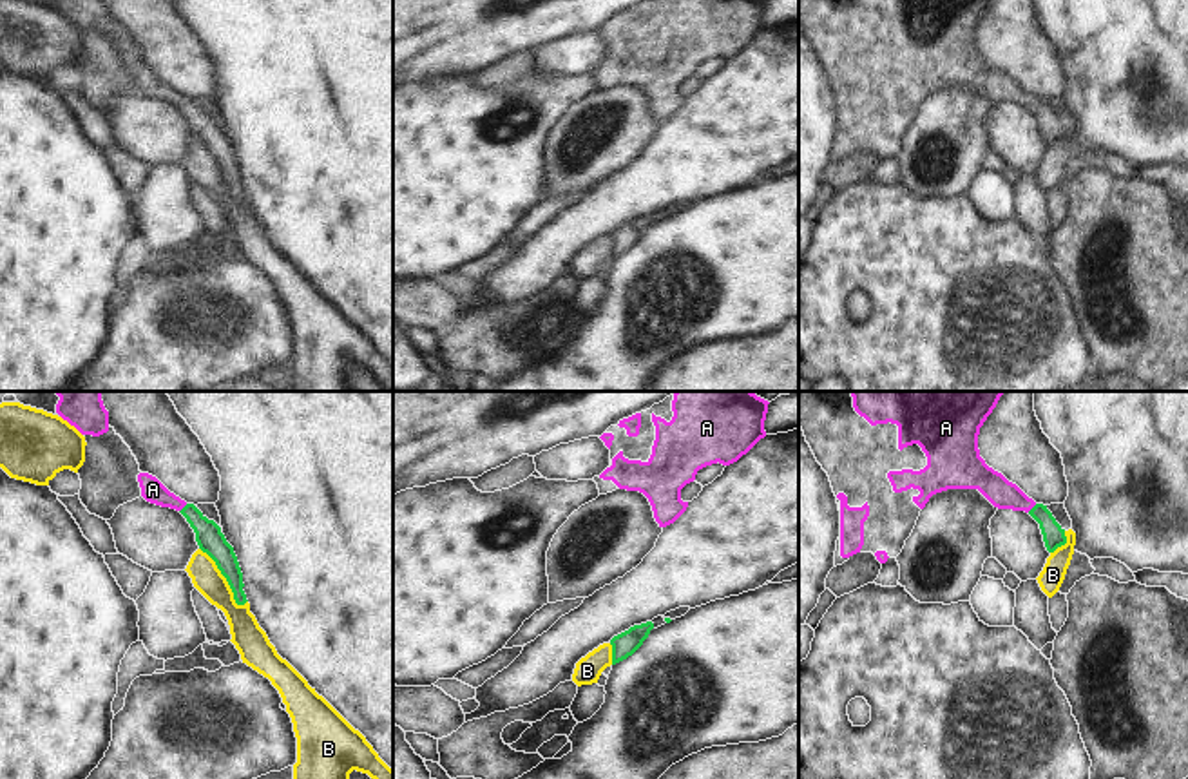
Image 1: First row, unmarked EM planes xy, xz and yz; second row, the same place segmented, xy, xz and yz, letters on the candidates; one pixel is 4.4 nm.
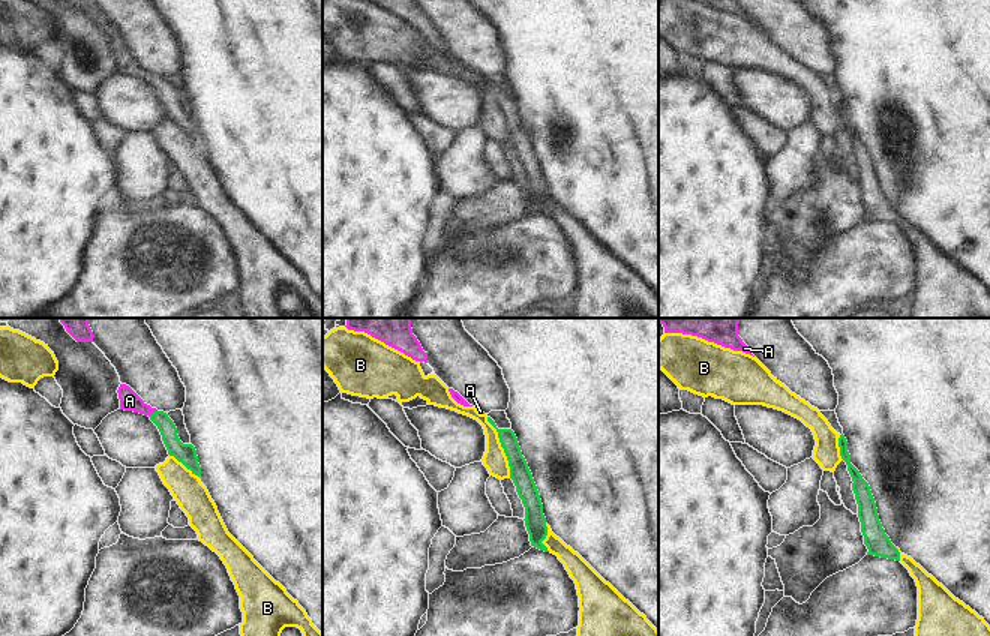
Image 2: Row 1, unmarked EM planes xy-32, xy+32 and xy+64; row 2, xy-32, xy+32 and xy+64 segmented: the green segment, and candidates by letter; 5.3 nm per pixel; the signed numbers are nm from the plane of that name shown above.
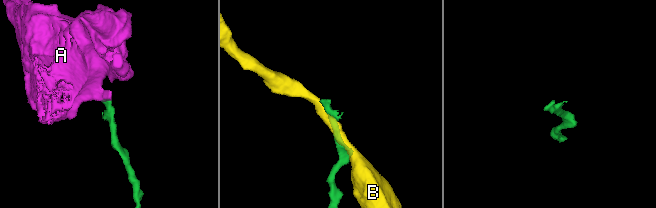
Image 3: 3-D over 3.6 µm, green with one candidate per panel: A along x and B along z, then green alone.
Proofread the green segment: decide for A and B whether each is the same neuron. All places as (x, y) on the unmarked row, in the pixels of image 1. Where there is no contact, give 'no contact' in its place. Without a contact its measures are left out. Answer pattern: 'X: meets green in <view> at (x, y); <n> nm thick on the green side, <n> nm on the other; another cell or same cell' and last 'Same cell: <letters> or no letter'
A: meets green in yz at (1033, 102); 100 nm thick on the green side, 130 nm on the other; same cell
B: meets green in xy at (225, 171); 120 nm thick on the green side, 140 nm on the other; another cell
Same cell: A

